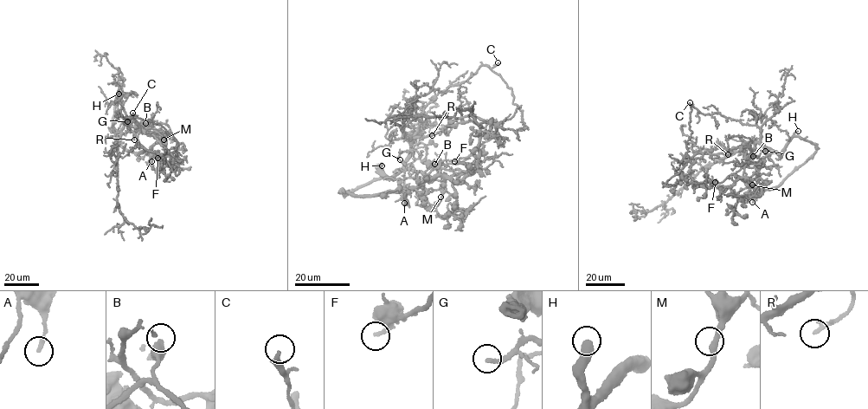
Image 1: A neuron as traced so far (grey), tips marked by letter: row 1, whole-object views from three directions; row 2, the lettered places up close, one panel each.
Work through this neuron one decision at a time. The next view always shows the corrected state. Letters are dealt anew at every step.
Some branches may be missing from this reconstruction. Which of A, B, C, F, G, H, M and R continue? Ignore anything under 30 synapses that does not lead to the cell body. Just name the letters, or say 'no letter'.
G, H

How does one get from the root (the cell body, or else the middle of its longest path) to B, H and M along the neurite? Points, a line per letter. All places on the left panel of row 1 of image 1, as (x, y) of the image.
B: (124, 122), (130, 116), (143, 126), (152, 124), (145, 123)
H: (124, 122), (131, 116), (127, 119), (120, 113), (118, 94)
M: (124, 122), (131, 116), (149, 133), (164, 134), (163, 139)

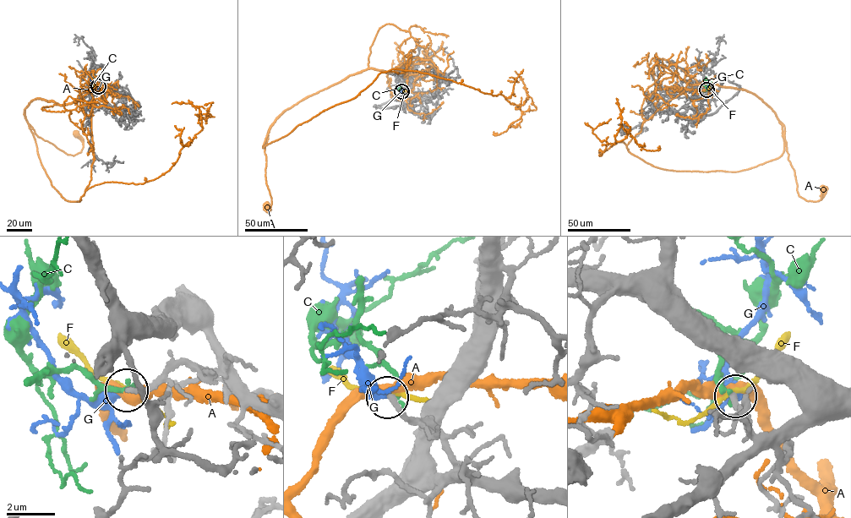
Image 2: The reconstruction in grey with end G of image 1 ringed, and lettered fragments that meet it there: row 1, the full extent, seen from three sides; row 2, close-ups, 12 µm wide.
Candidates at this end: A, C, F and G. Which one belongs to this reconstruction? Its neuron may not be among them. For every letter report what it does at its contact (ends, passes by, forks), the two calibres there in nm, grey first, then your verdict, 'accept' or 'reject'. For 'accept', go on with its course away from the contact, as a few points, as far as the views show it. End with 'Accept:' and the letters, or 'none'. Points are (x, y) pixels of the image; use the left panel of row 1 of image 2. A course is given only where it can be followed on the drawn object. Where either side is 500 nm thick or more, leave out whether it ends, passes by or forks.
A: it passes by; 220 nm thick on the grey side, 420 nm on the other; reject
C: it ends there; 280 nm thick on the grey side, 180 nm on the other; reject
F: it passes by; 240 nm thick on the grey side, 150 nm on the other; reject
G: it passes by; 240 nm thick on the grey side, 240 nm on the other; accept
Accept: G

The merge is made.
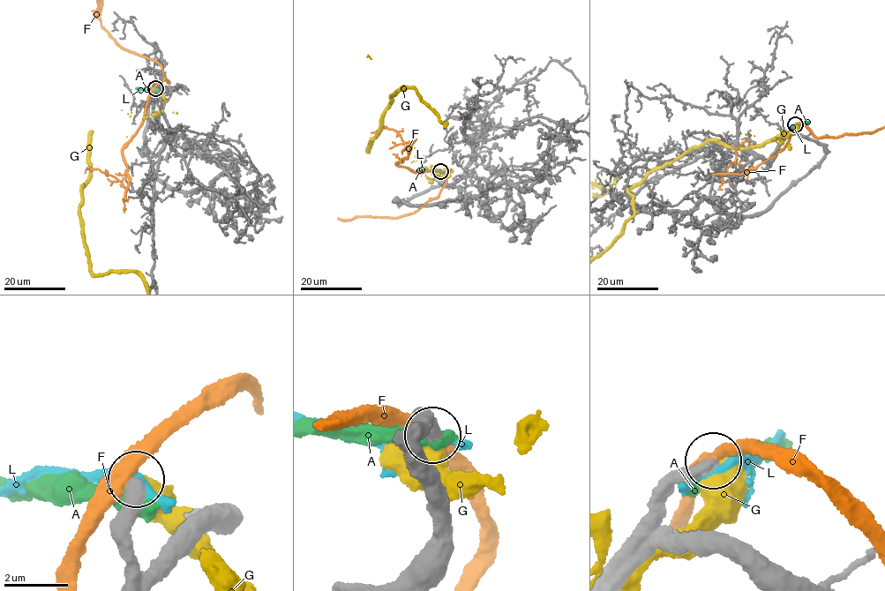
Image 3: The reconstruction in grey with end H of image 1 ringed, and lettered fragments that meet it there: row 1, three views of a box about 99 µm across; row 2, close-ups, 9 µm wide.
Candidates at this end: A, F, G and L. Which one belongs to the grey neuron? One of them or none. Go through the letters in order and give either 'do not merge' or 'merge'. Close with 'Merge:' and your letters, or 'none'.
A: do not merge
F: do not merge
G: do not merge
L: do not merge
Merge: none

